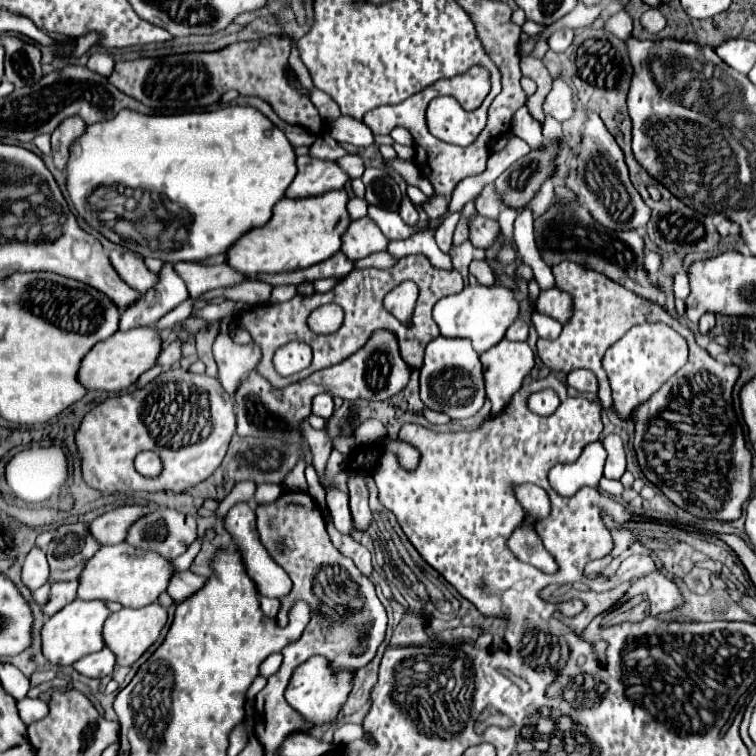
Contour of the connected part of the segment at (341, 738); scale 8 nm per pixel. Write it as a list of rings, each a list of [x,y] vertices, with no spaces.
[[[347,723],[347,725],[339,725],[339,727],[335,729],[335,739],[333,739],[333,743],[335,743],[335,745],[339,745],[339,743],[351,743],[351,741],[363,739],[363,737],[367,737],[367,733],[363,731],[361,725]]]

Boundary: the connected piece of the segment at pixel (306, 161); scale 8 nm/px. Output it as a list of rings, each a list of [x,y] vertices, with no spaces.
[[[311,155],[297,157],[297,177],[287,189],[287,197],[313,197],[331,189],[343,189],[349,175],[335,163],[315,159]]]

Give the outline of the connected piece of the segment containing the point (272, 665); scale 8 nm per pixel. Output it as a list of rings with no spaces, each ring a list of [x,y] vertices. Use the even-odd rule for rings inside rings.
[[[273,653],[273,655],[269,655],[269,657],[261,663],[261,675],[271,677],[273,673],[277,673],[281,661],[283,661],[283,655],[281,655],[281,653]]]

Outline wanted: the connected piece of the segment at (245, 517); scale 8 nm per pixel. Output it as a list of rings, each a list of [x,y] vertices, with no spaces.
[[[247,503],[233,505],[229,509],[229,513],[223,517],[223,525],[225,525],[225,531],[231,533],[231,539],[237,545],[237,551],[241,553],[241,561],[243,561],[243,565],[247,569],[249,579],[255,583],[257,593],[261,597],[277,597],[277,599],[283,597],[285,593],[289,593],[291,581],[289,581],[287,573],[269,557],[269,553],[265,553],[265,547],[259,541],[259,533],[255,529],[255,513],[253,513],[253,509]]]

